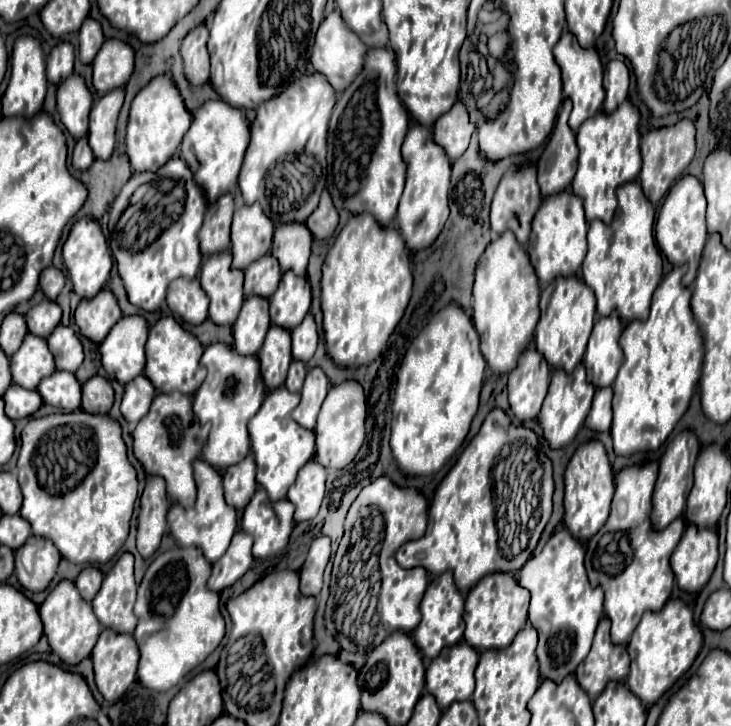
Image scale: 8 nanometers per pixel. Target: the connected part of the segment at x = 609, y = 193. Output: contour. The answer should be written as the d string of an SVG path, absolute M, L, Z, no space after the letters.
M625 101L615 113L599 113L581 125L577 133L579 167L571 187L573 193L583 199L587 221L599 219L611 223L617 209L617 187L635 181L641 171L639 139L639 111L629 101Z

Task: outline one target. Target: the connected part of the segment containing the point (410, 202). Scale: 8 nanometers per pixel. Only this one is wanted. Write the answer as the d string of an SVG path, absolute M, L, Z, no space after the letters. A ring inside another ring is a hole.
M411 127L403 143L403 161L407 165L407 183L397 211L397 227L407 247L417 253L435 243L449 217L449 177L451 163L445 151L433 141L429 127Z

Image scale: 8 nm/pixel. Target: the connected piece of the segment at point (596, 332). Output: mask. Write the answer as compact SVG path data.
M617 315L599 317L593 327L585 353L585 367L587 375L591 375L591 383L595 383L595 389L611 387L615 381L615 375L623 359L619 349L621 333L623 333L623 323Z

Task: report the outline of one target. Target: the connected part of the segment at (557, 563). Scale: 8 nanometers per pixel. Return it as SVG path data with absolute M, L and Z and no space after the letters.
M561 527L551 535L551 539L543 547L543 551L539 555L533 555L527 561L527 565L521 569L519 585L531 593L529 623L539 633L537 659L539 659L541 679L555 679L561 683L567 675L575 675L577 667L583 663L583 659L591 651L595 627L599 625L599 619L603 617L603 591L589 585L583 561L585 561L583 545L575 537L571 537L571 533L565 527Z

